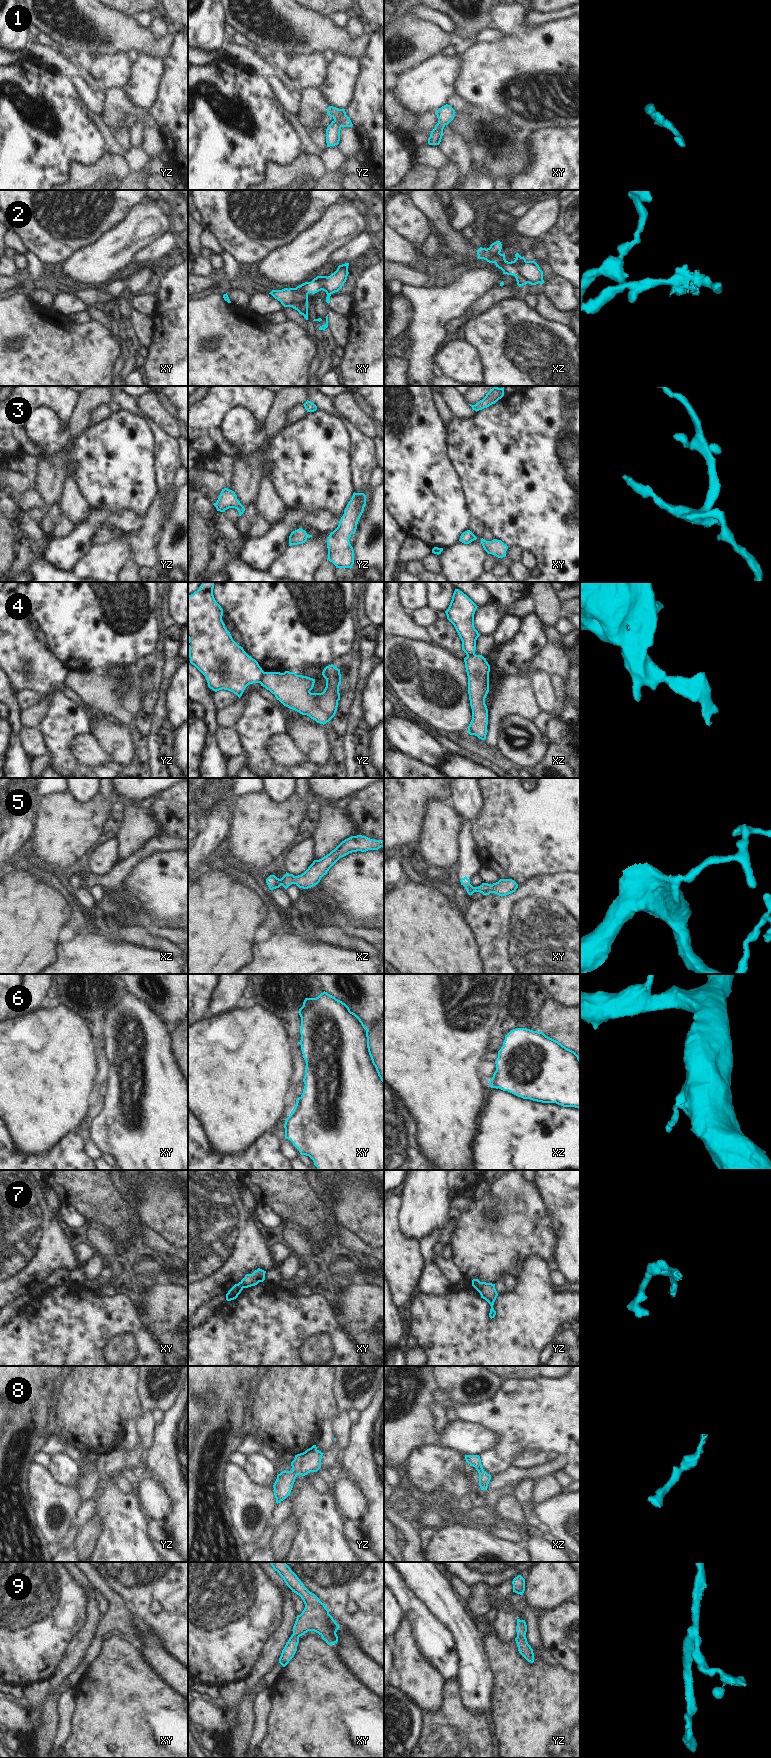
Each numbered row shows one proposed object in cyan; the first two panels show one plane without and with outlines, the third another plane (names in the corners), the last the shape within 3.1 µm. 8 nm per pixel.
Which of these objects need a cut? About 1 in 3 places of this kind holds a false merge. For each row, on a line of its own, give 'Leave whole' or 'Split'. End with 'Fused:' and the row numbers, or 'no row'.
1: Leave whole
2: Leave whole
3: Leave whole
4: Split
5: Leave whole
6: Leave whole
7: Split
8: Leave whole
9: Leave whole
Fused: 4, 7

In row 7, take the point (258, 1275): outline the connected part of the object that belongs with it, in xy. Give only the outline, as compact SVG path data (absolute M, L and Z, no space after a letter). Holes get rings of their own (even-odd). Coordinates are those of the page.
M258 1268L252 1274L246 1274L241 1280L241 1283L243 1284L244 1288L255 1286L259 1282L263 1282L265 1280L265 1273L266 1271Z

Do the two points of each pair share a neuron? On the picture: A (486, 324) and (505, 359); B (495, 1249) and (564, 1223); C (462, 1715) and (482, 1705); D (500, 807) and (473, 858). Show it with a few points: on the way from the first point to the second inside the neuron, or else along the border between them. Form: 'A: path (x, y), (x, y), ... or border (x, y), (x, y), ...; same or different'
A: path (495, 333), (502, 340), (502, 350); same
B: border (546, 1204), (558, 1237), (555, 1250); different
C: border (459, 1690), (462, 1703), (489, 1721); different
D: border (473, 824), (473, 836), (484, 865); different

